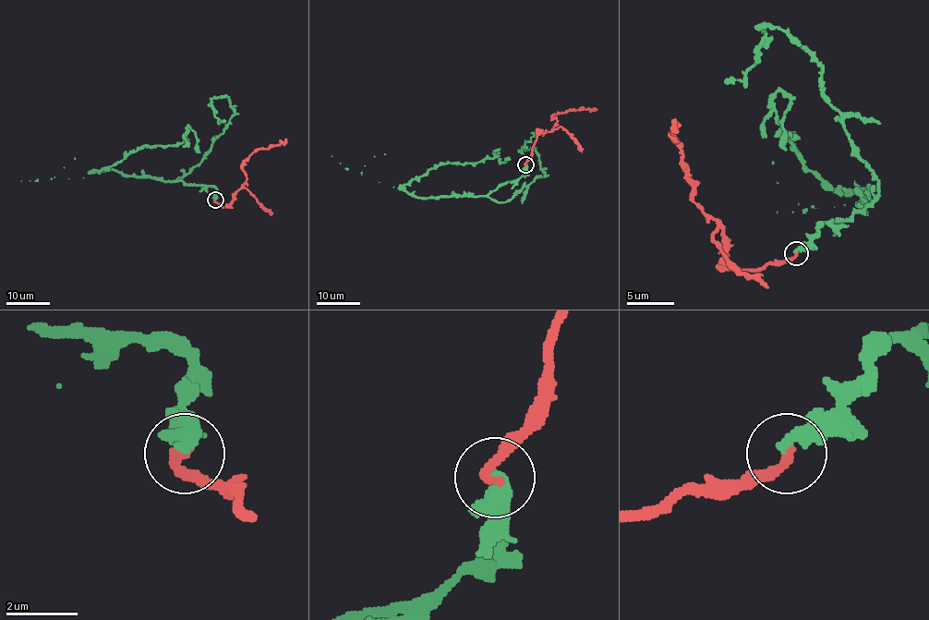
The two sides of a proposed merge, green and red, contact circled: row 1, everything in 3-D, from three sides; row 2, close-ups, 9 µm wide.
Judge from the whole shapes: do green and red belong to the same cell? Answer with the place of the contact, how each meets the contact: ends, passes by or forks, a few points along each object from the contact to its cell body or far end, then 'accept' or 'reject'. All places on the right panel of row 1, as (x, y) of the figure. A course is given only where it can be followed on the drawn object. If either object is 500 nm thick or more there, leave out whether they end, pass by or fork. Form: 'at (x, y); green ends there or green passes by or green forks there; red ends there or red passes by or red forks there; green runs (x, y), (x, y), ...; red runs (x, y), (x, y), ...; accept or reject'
at (796, 253); green ends there; red ends there; green runs (795, 254), (828, 221), (862, 213), (867, 187), (816, 177), (781, 129), (778, 91), (786, 151); red runs (795, 254), (759, 268), (730, 266), (724, 230), (693, 199), (688, 173), (673, 135), (676, 117); accept

